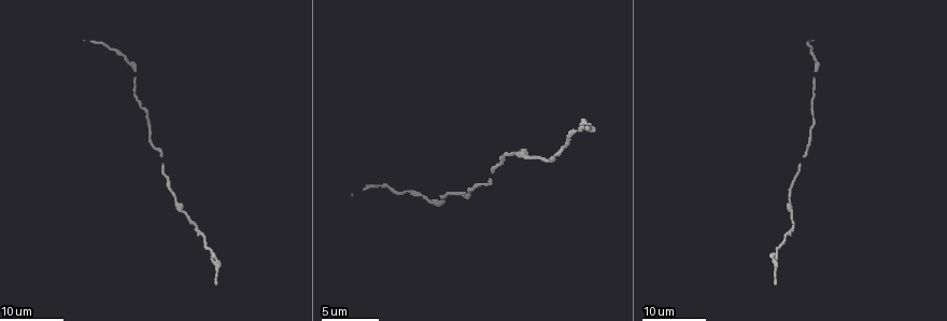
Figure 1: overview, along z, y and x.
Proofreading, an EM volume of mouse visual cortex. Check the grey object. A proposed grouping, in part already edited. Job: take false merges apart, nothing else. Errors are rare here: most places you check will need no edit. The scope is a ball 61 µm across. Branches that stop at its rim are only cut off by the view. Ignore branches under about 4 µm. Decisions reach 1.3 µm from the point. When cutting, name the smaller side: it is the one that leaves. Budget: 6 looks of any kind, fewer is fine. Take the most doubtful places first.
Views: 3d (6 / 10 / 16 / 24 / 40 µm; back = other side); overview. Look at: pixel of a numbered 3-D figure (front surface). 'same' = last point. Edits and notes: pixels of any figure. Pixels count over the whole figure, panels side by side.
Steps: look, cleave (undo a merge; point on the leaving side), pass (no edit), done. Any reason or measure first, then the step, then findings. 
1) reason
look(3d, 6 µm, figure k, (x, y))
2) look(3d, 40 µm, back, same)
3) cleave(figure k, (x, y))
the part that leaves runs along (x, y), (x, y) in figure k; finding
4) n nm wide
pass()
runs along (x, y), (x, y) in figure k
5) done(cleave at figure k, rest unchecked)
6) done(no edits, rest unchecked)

thin neck
look(3d, 16 µm, figure 1, (777, 249))

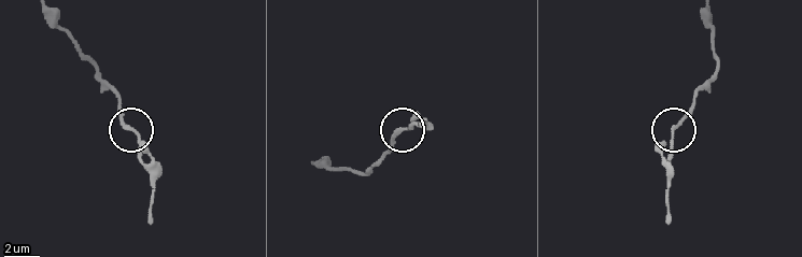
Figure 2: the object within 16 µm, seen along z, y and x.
zoom in
look(3d, 6 µm, figure 2, (135, 133))

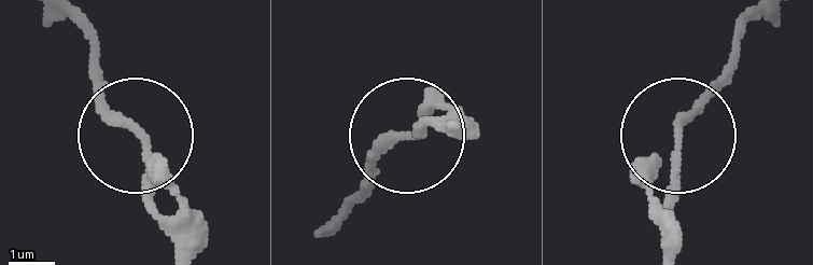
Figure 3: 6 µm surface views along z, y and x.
160 nm wide
pass()
one neuron here

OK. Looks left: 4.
thick turns thin
look(3d, 16 µm, figure 1, (528, 158))

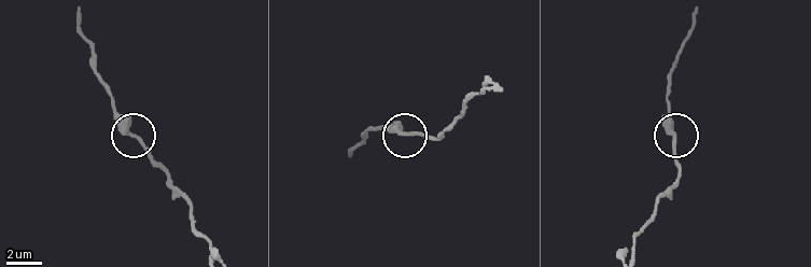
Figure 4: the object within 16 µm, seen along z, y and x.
zoom in
look(3d, 6 µm, figure 4, (133, 138))

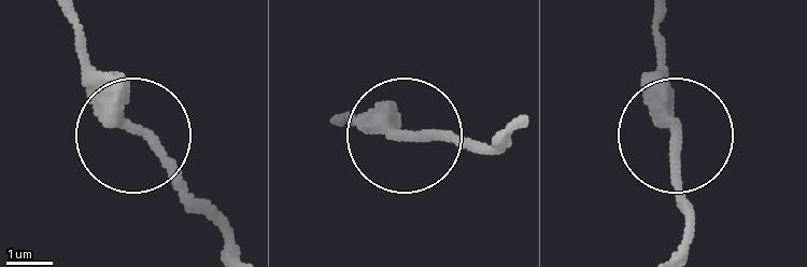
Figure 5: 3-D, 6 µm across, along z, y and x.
pass()
runs along (68, 18), (102, 99), (226, 223) in figure 5; continuous, no second neuron

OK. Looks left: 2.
narrows sharply
look(3d, 24 µm, figure 1, (145, 116))

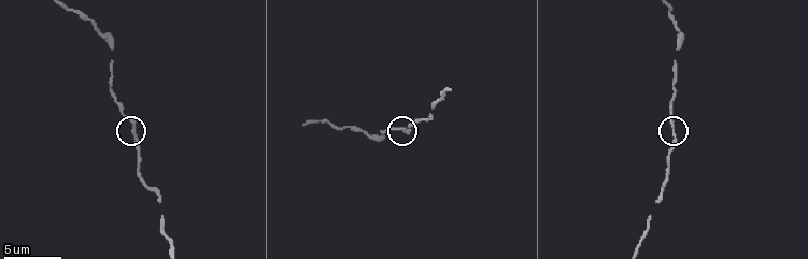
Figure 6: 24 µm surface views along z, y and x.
look(3d, 10 µm, figure 6, (135, 127))

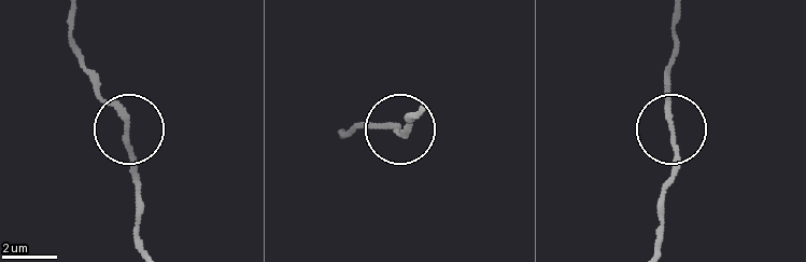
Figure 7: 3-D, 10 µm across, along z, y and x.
pass()
runs along (658, 246), (676, 155), (672, 74) in figure 7; continuous, no second neuron

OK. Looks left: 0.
done(no edits, rest unchecked)

